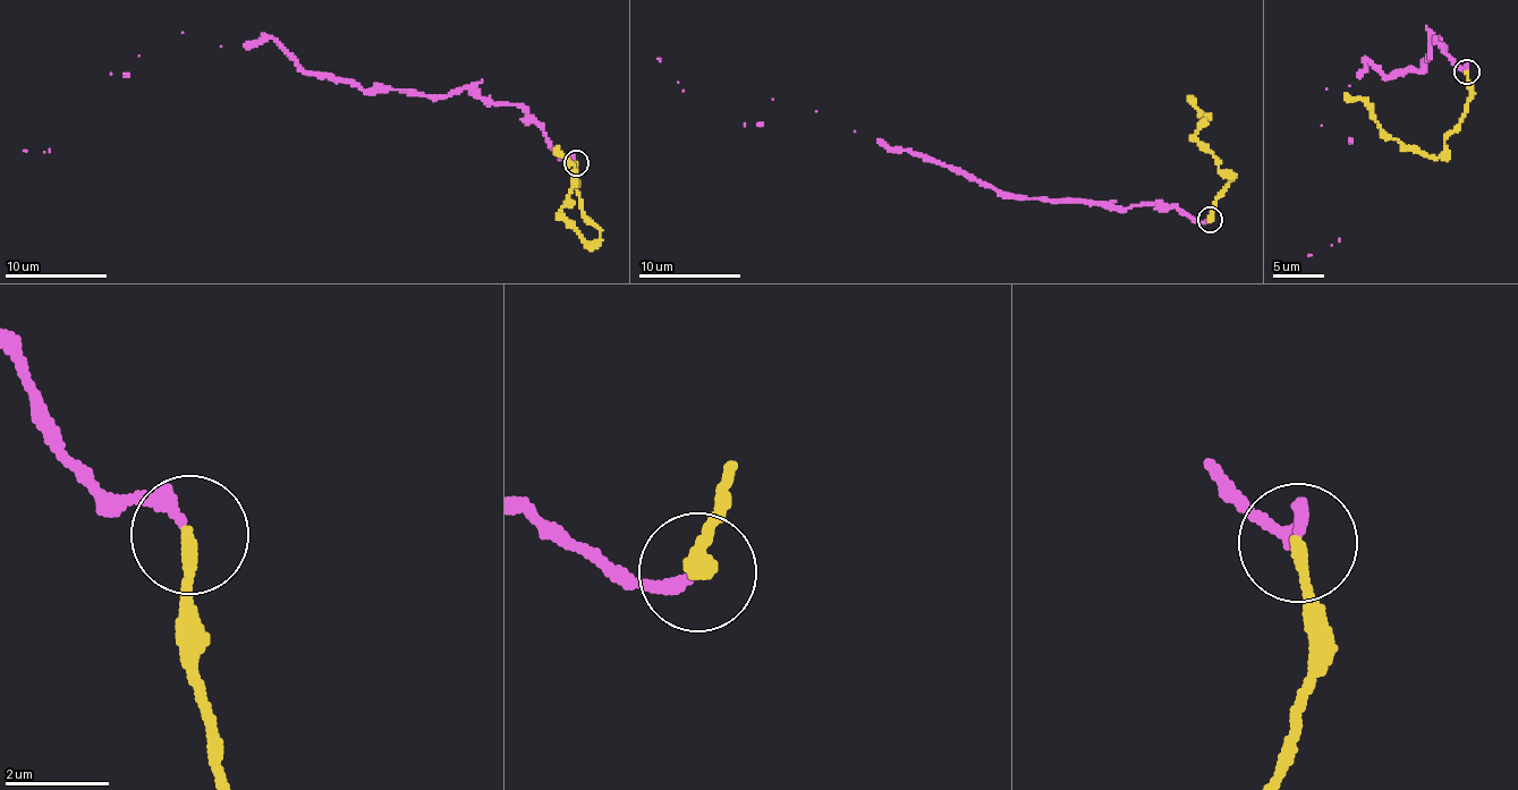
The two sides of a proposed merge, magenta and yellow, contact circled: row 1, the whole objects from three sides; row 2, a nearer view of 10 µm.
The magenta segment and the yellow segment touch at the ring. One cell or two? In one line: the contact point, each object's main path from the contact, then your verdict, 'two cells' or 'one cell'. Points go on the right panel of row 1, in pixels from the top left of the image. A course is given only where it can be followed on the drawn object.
(1467, 71) | magenta via (1467, 71), (1431, 37), (1424, 69), (1390, 78), (1365, 59), (1349, 85), (1326, 88), (1349, 143), (1308, 255) | yellow via (1467, 70), (1467, 109), (1459, 128), (1444, 138), (1439, 158), (1400, 144), (1380, 127), (1373, 109), (1345, 96) | one cell

